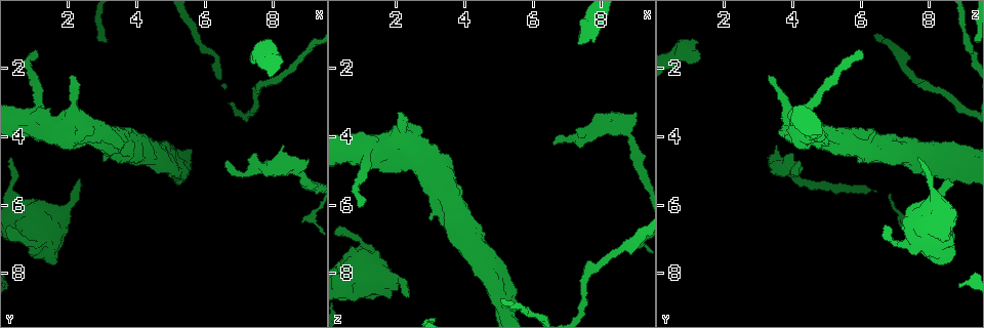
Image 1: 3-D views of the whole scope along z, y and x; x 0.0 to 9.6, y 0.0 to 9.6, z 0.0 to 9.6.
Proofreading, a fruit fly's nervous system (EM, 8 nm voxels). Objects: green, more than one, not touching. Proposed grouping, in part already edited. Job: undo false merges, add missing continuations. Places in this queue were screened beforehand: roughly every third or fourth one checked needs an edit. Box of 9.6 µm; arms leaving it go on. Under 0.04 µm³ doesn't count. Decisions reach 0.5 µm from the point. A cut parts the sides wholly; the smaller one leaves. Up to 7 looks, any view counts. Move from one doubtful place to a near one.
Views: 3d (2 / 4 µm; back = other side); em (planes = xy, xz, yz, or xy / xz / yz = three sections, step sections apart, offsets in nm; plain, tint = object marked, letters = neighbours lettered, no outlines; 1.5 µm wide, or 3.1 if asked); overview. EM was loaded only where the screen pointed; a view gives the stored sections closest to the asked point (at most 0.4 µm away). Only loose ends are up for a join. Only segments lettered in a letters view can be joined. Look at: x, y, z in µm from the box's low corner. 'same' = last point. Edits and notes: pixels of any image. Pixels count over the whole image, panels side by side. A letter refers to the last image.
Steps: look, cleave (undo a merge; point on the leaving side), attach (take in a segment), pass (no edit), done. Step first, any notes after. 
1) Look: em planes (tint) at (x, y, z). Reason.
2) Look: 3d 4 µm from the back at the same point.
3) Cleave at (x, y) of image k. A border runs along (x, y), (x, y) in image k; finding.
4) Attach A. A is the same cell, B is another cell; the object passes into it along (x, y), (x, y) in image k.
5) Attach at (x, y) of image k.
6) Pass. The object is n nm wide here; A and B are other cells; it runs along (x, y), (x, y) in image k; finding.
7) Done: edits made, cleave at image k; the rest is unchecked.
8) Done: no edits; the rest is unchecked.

Look: em xy step 8 (tint) at (2.10, 2.25, 3.25). Branch stops here.

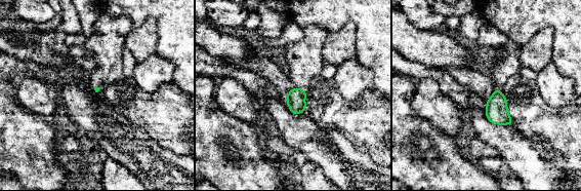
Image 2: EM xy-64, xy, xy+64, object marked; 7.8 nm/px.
Look: em yz step 8 (letters) at the same point.

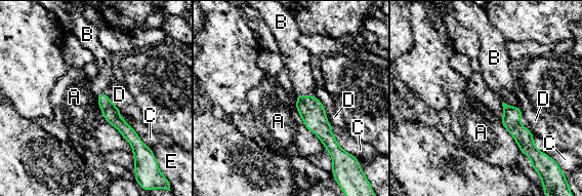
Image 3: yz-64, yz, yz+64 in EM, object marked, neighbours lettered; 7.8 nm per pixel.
Attach B. B is the same cell, A, C, D and E are other cells; the object passes into it along (312, 110), (304, 95), (299, 68) in image 3; the cell continues.

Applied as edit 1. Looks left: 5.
Look: em planes (letters) at (7.35, 1.70, 1.20). An open end.

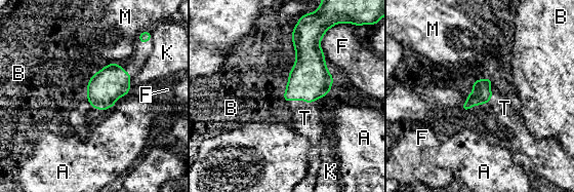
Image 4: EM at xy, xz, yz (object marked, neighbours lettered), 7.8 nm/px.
Attach T. T is the same cell, A, B, F, K and M are other cells; the object passes into it along (309, 79), (298, 100), (304, 118) in image 4; it goes on there.

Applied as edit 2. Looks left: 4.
Look: overview.

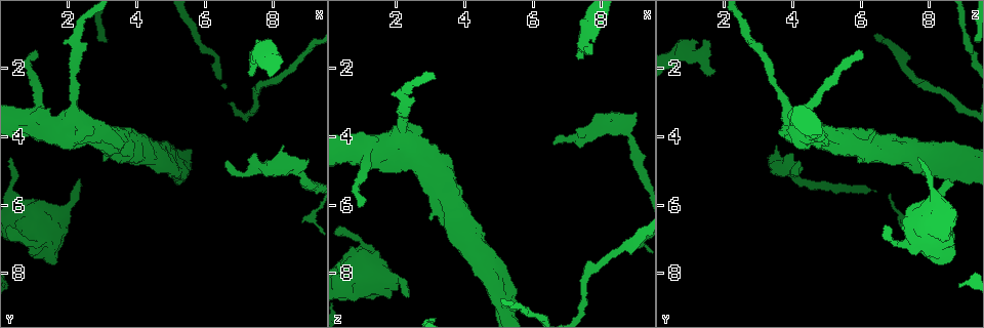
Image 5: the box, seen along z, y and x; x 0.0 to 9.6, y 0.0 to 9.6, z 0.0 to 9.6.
Look: 3d 4 µm at (2.35, 5.20, 8.55). An open end.

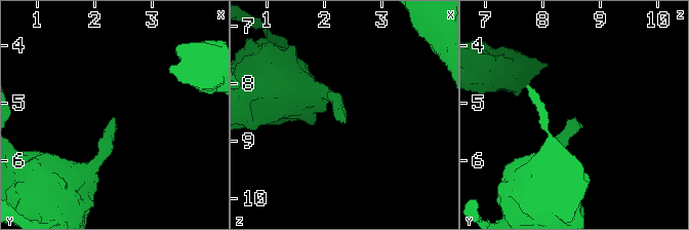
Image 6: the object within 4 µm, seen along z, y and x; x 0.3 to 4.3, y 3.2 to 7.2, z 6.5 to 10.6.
Look: em xz step 8 (tint) at (2.35, 5.25, 8.60).

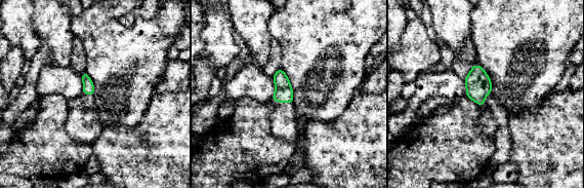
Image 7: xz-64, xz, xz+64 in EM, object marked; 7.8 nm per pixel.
Look: em planes (letters) at the same point.

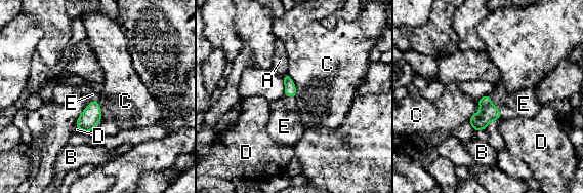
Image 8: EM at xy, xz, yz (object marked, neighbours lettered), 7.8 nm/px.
Attach E. E is the same cell, A, B, C and D are other cells; the object passes into it along (488, 113), (496, 107), (524, 104) in image 8; the cell continues.

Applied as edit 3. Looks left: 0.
Done: edits made, attach at image 3, attach at image 4, attach at image 8; the rest is unchecked.

